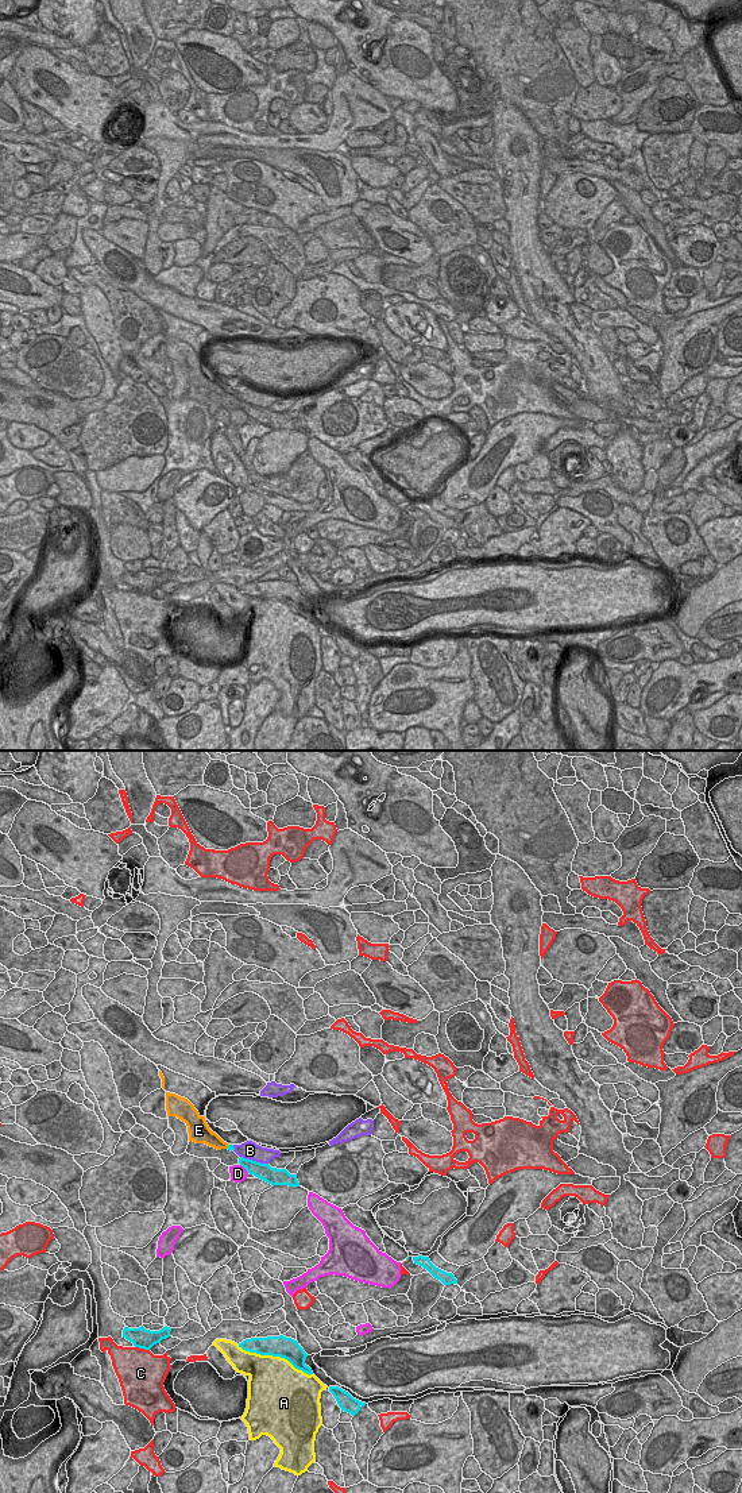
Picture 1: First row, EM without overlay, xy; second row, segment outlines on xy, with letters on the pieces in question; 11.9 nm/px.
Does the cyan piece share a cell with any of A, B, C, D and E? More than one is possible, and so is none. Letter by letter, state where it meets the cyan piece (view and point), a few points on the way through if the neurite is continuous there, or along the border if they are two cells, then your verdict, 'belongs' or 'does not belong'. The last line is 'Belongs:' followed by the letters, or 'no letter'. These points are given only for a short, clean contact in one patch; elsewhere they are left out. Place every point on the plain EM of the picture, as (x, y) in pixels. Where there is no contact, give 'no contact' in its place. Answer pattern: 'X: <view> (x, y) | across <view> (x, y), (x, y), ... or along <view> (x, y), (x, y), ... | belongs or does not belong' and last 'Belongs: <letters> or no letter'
A: xy (275, 600) | does not belong
B: xy (254, 405) | does not belong
C: xy (142, 591) | does not belong
D: xy (244, 411) | does not belong
E: xy (228, 390) | across xy (231, 392), (228, 390), (209, 382) | belongs
Belongs: E

